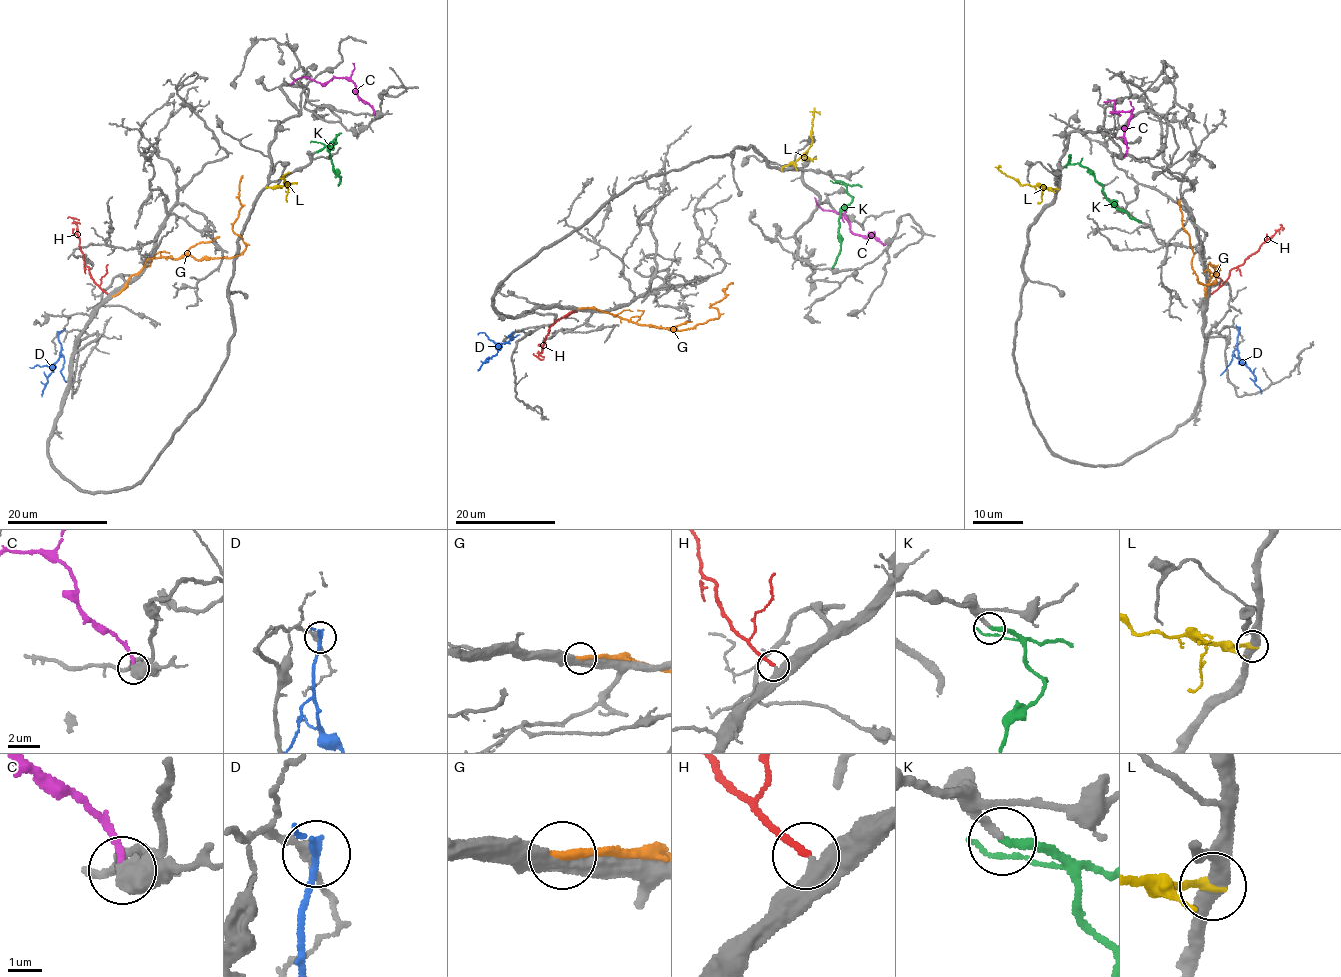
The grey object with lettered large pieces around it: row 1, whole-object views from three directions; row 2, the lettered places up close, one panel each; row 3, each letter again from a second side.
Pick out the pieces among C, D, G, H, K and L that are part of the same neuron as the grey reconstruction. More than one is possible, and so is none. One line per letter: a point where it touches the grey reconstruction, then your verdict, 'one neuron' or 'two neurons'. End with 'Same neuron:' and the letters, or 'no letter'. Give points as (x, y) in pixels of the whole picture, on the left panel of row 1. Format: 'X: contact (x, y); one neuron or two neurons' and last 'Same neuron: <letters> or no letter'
C: contact (374, 114); two neurons
D: contact (58, 334); two neurons
G: contact (114, 296); two neurons
H: contact (107, 294); one neuron
K: contact (316, 151); one neuron
L: contact (266, 187); two neurons
Same neuron: H, K

